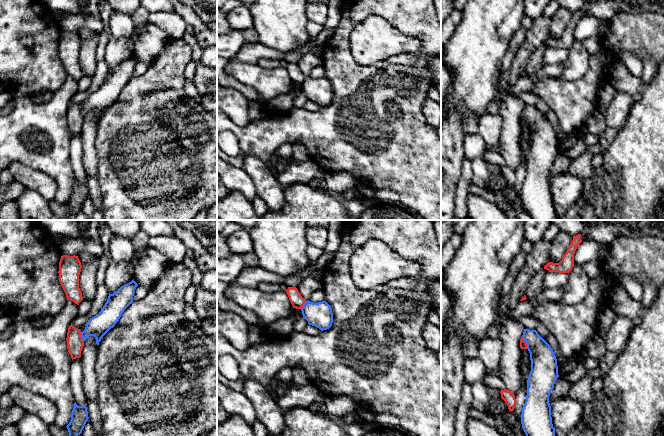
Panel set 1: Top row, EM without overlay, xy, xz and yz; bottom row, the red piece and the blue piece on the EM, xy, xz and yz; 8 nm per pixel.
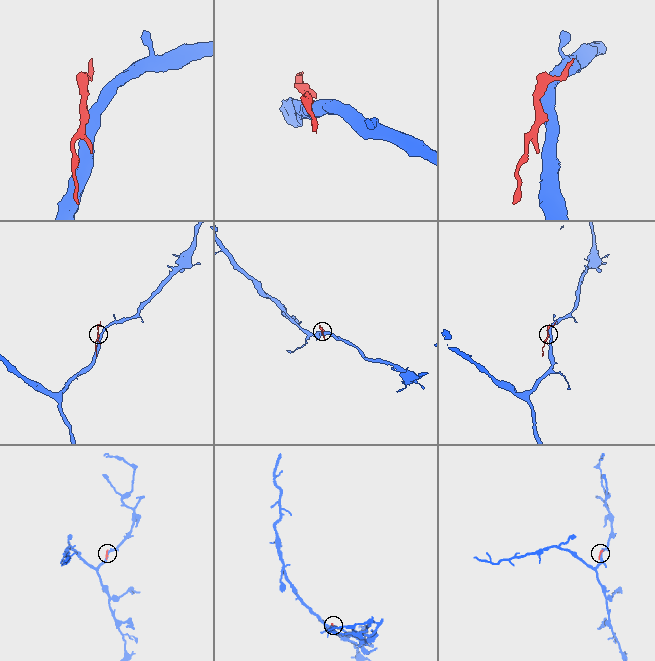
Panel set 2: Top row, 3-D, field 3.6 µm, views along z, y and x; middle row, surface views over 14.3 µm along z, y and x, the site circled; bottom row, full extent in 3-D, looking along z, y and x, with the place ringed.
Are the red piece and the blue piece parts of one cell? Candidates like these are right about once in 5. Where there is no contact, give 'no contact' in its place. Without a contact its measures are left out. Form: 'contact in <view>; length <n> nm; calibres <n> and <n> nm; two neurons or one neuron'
contact in yz; length 110 nm; calibres 60 and 220 nm; two neurons

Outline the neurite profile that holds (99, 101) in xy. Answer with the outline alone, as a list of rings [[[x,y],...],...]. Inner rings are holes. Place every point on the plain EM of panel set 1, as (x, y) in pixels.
[[[133,55],[113,70],[109,69],[107,78],[101,87],[87,98],[84,107],[81,108],[83,117],[89,112],[94,112],[96,120],[99,121],[103,112],[115,102],[124,86],[133,78],[137,62],[138,60]]]

